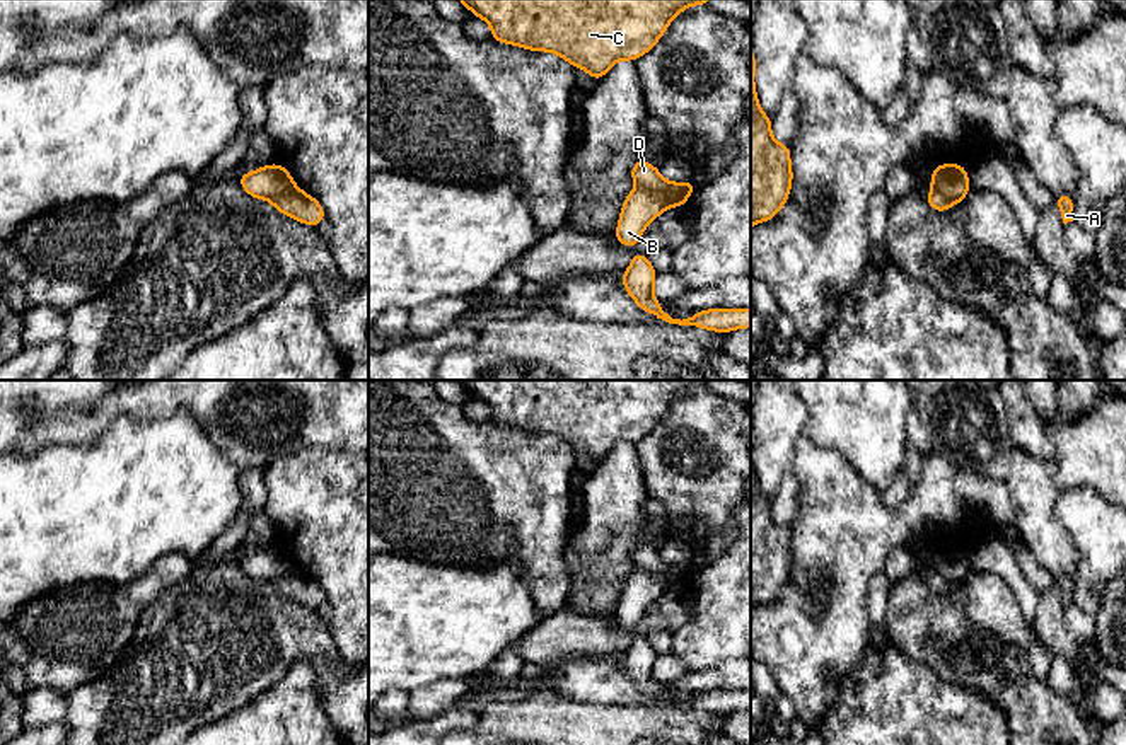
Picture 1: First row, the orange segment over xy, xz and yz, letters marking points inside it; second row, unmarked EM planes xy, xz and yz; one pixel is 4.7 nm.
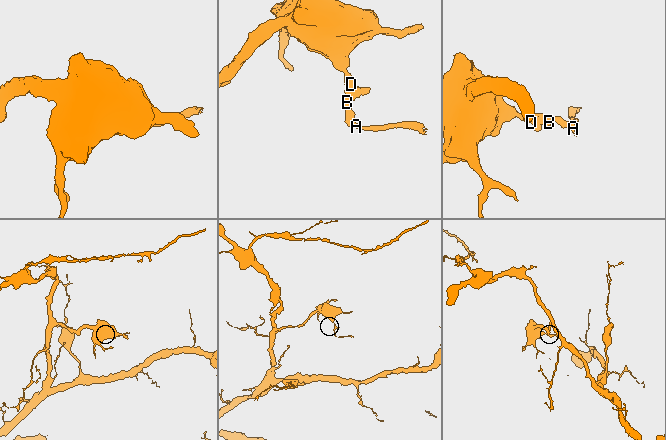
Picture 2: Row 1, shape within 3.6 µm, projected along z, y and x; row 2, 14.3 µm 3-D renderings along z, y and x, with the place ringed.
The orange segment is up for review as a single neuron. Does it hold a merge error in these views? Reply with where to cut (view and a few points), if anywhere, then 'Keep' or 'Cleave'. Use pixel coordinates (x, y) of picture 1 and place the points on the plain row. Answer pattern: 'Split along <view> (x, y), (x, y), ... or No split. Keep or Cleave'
Split along xz (638, 566), (659, 571), (674, 587). Cleave

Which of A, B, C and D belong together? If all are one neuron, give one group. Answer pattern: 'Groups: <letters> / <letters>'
Groups: A B / C D

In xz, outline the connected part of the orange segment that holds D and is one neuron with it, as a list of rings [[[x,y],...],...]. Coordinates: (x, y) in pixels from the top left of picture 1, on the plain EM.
[[[640,539],[630,552],[630,557],[638,568],[662,573],[677,590],[686,586],[688,580],[698,568],[694,561],[688,564],[669,564],[660,557],[659,549],[645,544]]]

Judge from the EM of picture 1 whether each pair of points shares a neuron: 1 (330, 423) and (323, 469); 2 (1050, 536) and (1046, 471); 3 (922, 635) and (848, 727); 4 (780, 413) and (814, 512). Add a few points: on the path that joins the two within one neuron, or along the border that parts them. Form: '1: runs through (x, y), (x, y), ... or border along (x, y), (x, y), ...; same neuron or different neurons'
1: border along (350, 449), (297, 447), (287, 452); different neurons
2: runs through (1043, 520), (1043, 486); same neuron
3: border along (893, 646), (923, 662), (939, 677); different neurons
4: border along (804, 433), (795, 444), (789, 471); different neurons

